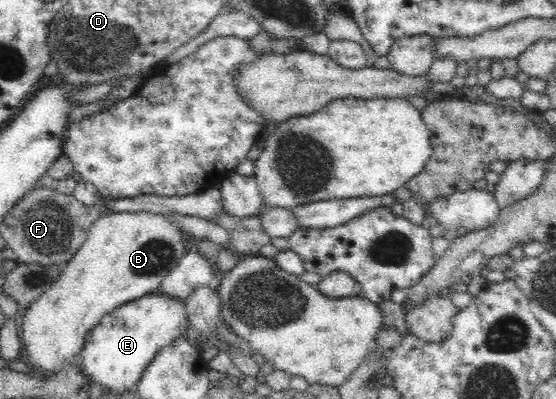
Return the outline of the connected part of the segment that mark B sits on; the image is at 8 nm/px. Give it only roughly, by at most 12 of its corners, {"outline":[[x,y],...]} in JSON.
{"outline":[[110,212],[23,311],[24,363],[56,372],[153,293],[187,234]]}

